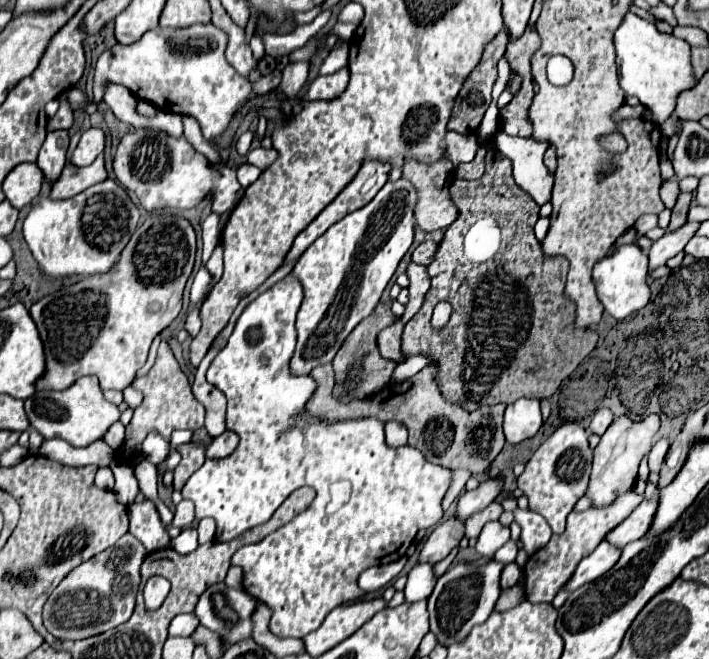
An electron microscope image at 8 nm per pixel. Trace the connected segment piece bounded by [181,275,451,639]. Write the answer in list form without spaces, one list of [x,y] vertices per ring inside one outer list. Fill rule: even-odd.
[[[287,275],[251,301],[237,319],[227,345],[217,353],[207,369],[207,381],[227,397],[225,425],[227,431],[237,433],[241,439],[229,457],[206,459],[203,467],[197,469],[181,489],[183,499],[191,499],[195,503],[197,519],[213,517],[217,521],[219,541],[231,541],[237,537],[237,531],[247,531],[255,525],[267,523],[283,499],[287,499],[295,489],[315,489],[317,497],[305,511],[295,515],[277,531],[269,533],[259,543],[245,545],[231,559],[233,565],[243,569],[243,589],[253,599],[273,607],[269,625],[271,633],[277,637],[297,639],[315,631],[335,607],[365,595],[365,591],[357,587],[361,571],[379,565],[383,559],[389,563],[403,557],[421,529],[429,529],[441,521],[441,499],[447,491],[447,483],[451,481],[449,469],[429,463],[415,447],[405,445],[391,449],[385,443],[383,423],[375,417],[325,423],[307,411],[307,401],[315,393],[315,381],[311,375],[293,375],[289,367],[297,343],[295,317],[301,301],[303,287],[299,279]],[[341,479],[351,483],[351,497],[339,511],[329,515],[329,487]]]

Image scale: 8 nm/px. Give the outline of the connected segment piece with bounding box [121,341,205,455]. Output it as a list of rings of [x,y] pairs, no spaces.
[[[167,341],[161,343],[157,361],[155,361],[155,365],[151,367],[151,371],[149,371],[145,377],[135,379],[135,381],[133,381],[133,387],[139,389],[139,391],[145,395],[145,399],[143,399],[141,407],[135,409],[133,419],[131,419],[129,427],[127,427],[127,437],[125,437],[121,455],[125,455],[127,451],[135,449],[137,445],[141,445],[141,441],[145,439],[145,435],[147,435],[151,429],[159,431],[165,439],[169,439],[169,437],[171,437],[171,431],[179,429],[196,430],[203,427],[205,407],[203,407],[203,405],[195,399],[195,395],[191,393],[191,385],[189,385],[185,373],[181,371],[177,359],[173,357],[173,353],[171,353]]]

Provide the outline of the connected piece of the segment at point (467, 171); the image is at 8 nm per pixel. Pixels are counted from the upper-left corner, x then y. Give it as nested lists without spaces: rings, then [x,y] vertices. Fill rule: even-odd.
[[[479,147],[475,159],[471,163],[459,163],[455,169],[455,177],[457,179],[479,179],[483,175],[483,157],[485,157],[485,149]]]

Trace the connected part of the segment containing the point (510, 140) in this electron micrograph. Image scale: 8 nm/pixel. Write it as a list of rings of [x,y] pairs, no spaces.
[[[505,131],[497,133],[495,145],[505,157],[511,159],[515,183],[525,189],[537,205],[545,205],[551,199],[553,183],[553,175],[543,165],[543,153],[547,145],[535,139],[511,137]]]

